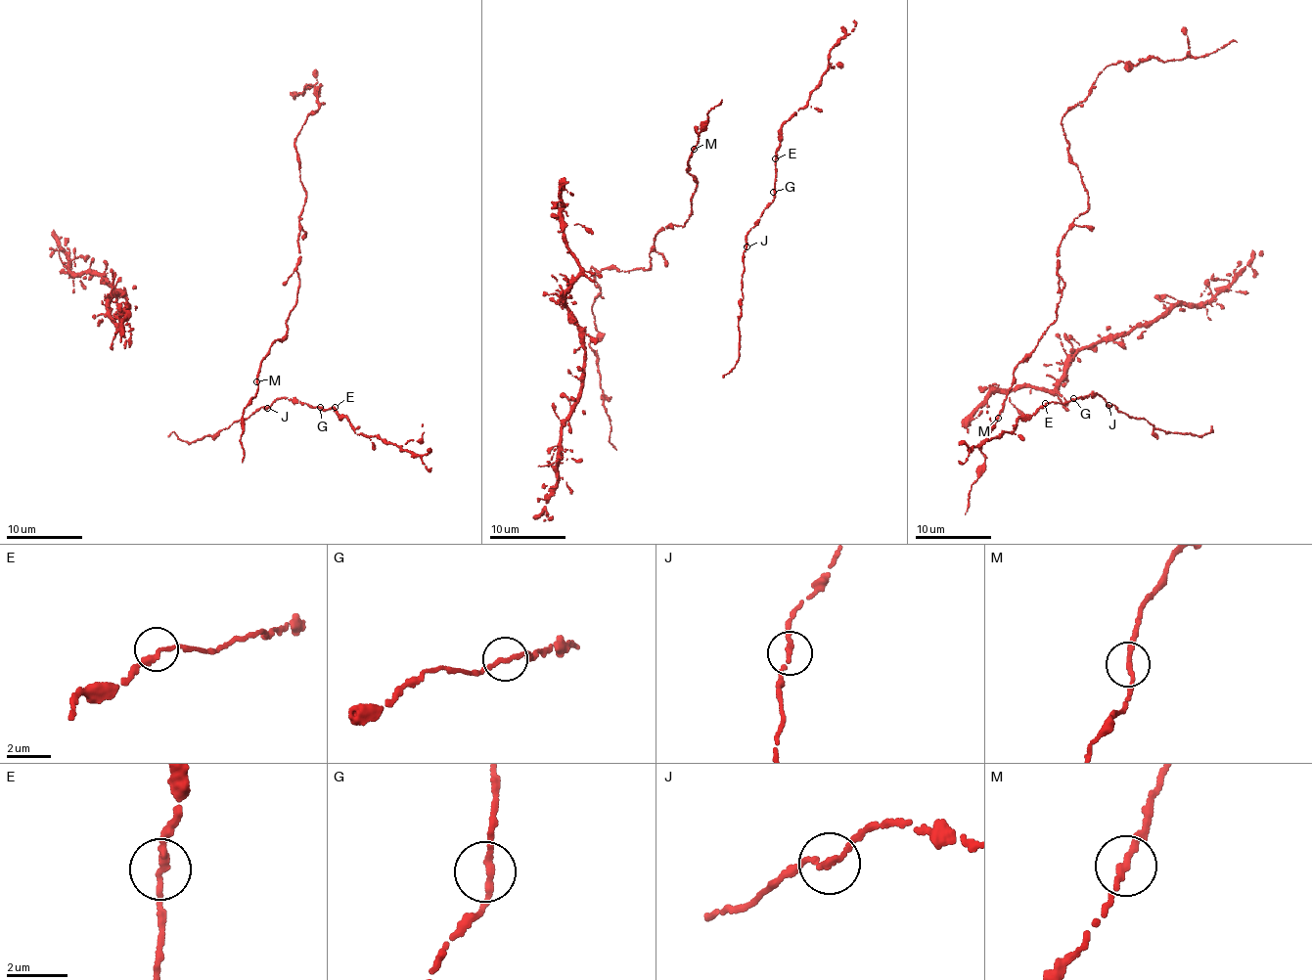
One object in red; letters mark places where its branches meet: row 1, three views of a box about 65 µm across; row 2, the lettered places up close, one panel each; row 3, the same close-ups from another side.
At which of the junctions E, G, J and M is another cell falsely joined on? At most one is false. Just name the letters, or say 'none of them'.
none of them

